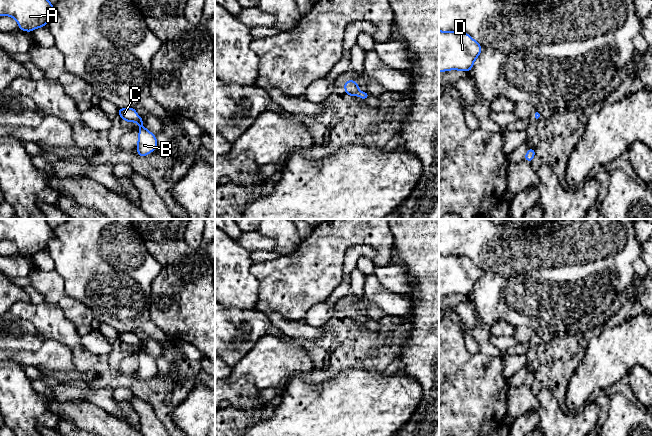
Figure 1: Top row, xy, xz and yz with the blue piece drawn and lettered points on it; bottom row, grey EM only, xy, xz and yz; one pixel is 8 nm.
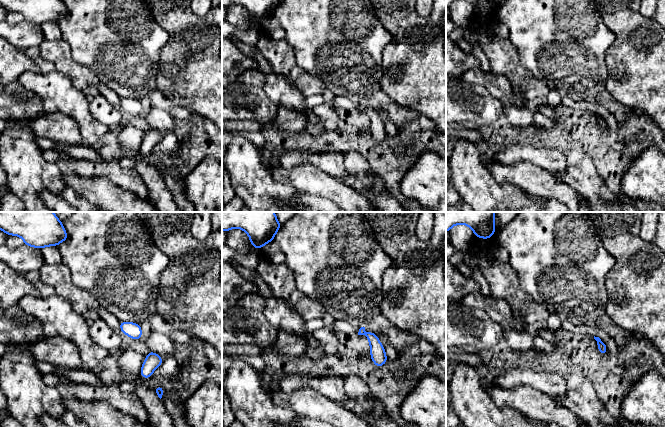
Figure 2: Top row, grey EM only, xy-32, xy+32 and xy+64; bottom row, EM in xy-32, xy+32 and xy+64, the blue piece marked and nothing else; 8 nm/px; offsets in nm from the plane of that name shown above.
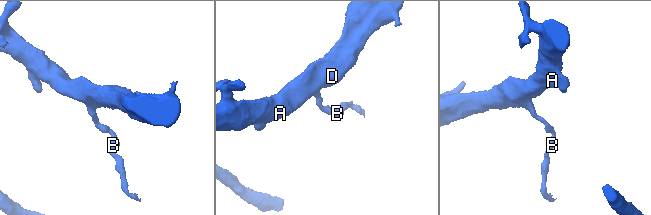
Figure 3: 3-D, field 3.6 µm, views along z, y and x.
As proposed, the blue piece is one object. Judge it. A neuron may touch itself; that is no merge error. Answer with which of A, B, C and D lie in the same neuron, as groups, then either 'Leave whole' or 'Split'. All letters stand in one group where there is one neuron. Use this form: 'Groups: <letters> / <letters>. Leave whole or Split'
Groups: A B C D. Leave whole

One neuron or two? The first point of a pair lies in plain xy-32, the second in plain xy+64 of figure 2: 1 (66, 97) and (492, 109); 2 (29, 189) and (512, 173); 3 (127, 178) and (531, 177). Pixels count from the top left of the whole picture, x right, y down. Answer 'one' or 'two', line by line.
1: two
2: two
3: two

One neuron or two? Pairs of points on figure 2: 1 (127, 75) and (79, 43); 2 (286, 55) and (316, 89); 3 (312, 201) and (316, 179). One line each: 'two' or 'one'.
1: one
2: one
3: two

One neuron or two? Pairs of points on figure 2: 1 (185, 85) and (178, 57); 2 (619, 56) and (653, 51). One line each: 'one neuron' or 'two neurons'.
1: one neuron
2: one neuron

